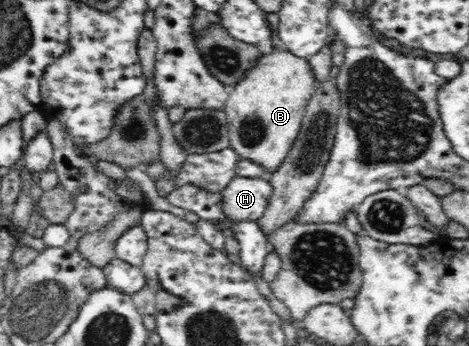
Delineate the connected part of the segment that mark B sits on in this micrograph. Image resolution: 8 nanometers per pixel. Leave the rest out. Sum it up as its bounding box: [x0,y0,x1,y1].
[224,47,317,174]

